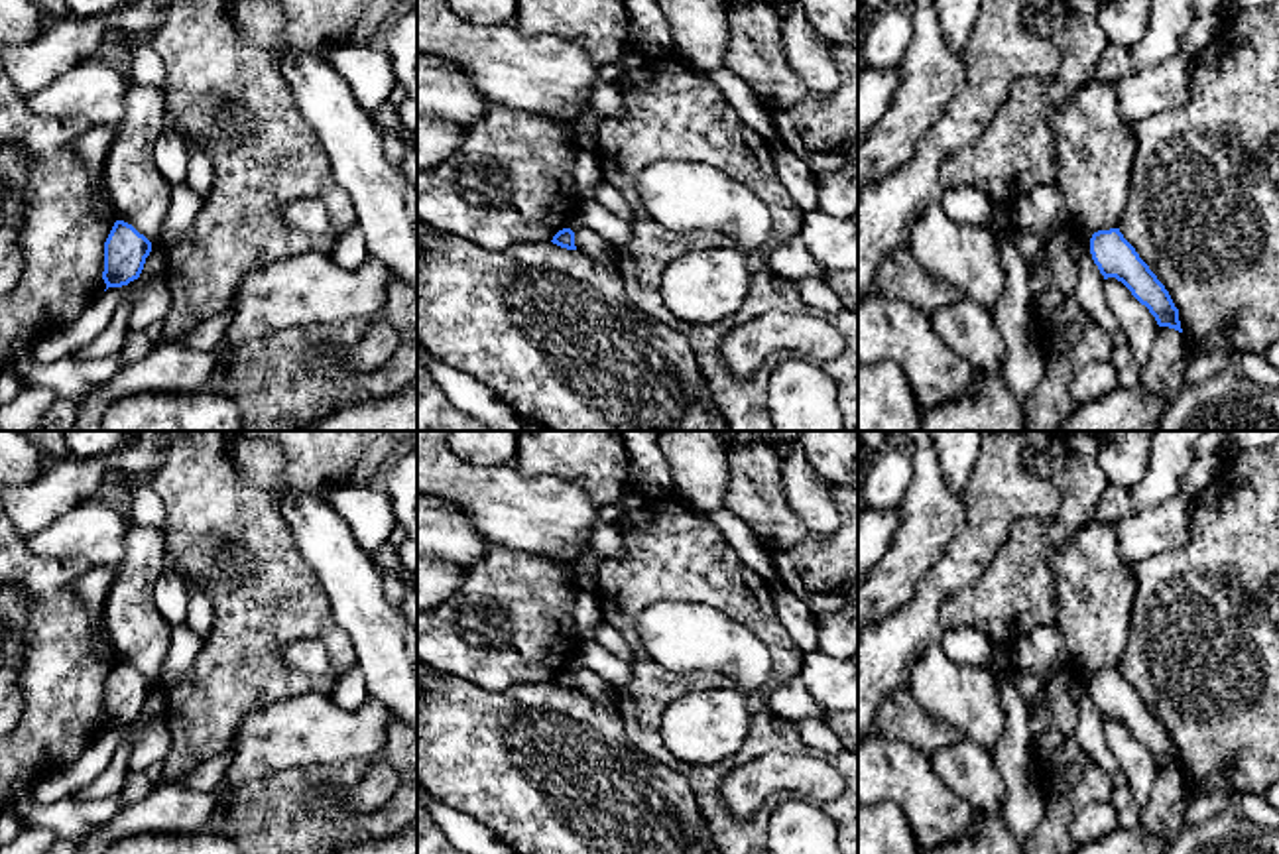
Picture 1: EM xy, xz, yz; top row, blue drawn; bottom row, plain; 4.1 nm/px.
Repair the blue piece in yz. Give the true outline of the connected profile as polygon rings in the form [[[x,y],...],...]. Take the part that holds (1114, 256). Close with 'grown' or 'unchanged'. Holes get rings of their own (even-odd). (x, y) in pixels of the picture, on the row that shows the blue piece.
[[[1120,228],[1094,232],[1090,238],[1090,254],[1104,279],[1116,277],[1122,281],[1149,309],[1159,327],[1183,333],[1179,309],[1169,291],[1124,238]]]; unchanged

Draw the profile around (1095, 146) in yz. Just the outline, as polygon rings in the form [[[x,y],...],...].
[[[1092,81],[1055,110],[1051,128],[1057,144],[1053,183],[1065,195],[1072,220],[1090,232],[1118,228],[1131,191],[1137,142],[1131,124],[1118,112],[1112,85]]]

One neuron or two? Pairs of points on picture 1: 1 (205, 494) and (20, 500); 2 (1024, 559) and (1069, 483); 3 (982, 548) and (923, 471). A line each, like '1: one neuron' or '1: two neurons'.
1: two neurons
2: one neuron
3: two neurons

